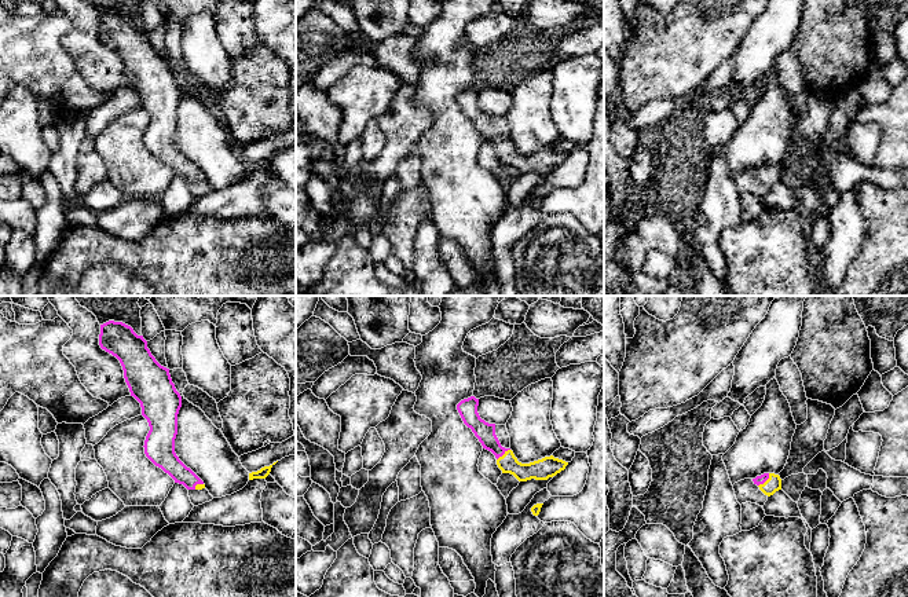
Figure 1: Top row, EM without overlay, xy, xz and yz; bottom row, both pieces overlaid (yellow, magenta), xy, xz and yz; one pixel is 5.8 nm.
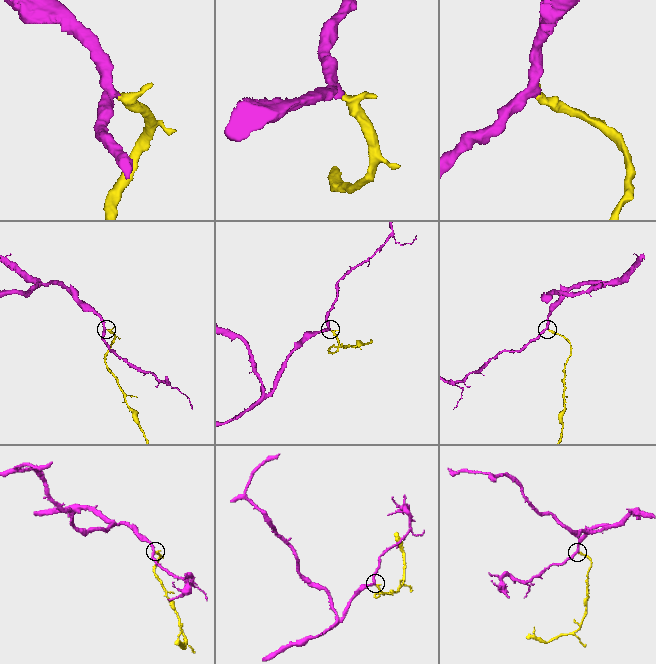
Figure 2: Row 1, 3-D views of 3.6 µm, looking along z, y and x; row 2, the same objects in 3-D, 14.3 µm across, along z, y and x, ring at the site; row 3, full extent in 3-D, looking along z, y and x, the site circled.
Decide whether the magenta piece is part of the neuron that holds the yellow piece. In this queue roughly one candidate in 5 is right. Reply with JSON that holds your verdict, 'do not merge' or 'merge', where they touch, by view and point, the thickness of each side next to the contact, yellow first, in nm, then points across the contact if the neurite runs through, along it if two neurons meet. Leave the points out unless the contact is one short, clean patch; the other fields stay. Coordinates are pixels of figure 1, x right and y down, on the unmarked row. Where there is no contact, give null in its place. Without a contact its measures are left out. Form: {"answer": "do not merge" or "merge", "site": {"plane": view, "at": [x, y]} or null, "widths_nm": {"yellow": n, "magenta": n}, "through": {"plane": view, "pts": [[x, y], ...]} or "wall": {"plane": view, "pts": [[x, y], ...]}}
{"answer": "merge", "site": {"plane": "yz", "at": [766, 172]}, "widths_nm": {"yellow": 90, "magenta": 50}, "through": {"plane": "yz", "pts": [[773, 175], [766, 172], [761, 171]]}}

